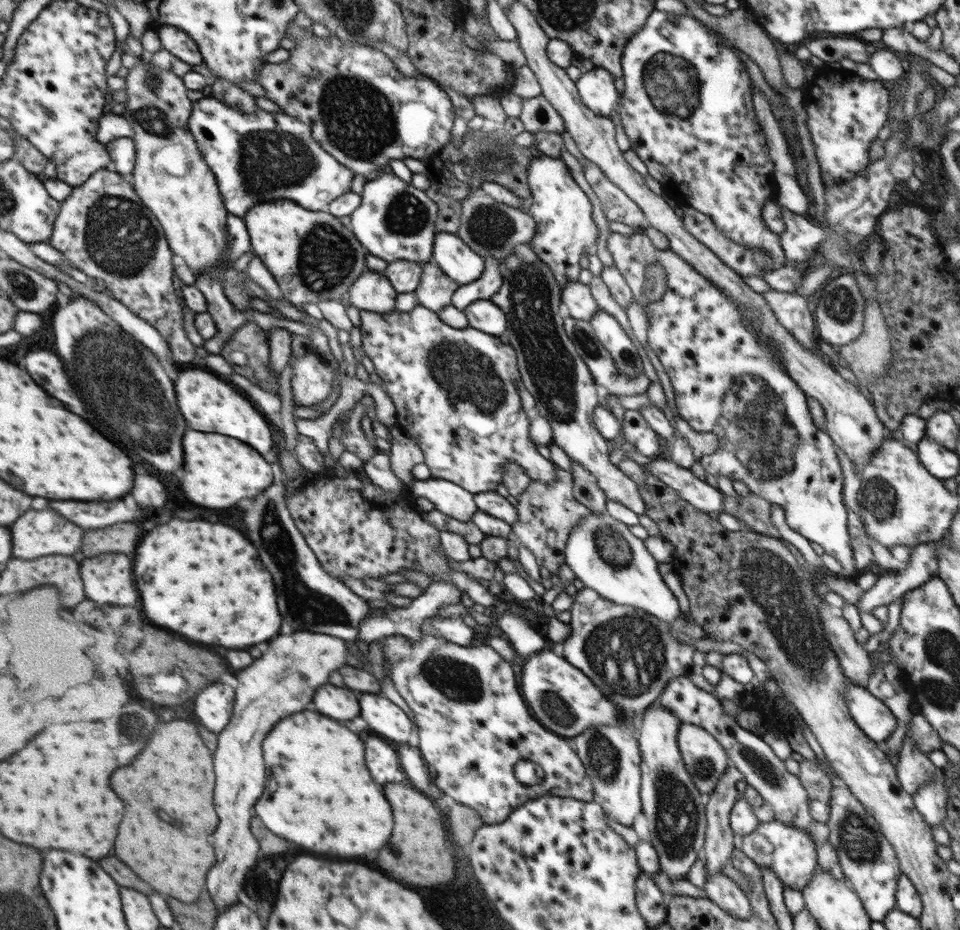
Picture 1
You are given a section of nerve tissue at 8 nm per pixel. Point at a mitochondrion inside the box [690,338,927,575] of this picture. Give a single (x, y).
(762, 438)

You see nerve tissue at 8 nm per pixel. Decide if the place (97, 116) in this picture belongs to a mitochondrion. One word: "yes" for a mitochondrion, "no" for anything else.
no

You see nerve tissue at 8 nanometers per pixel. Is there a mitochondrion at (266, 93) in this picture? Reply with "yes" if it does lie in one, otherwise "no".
no

